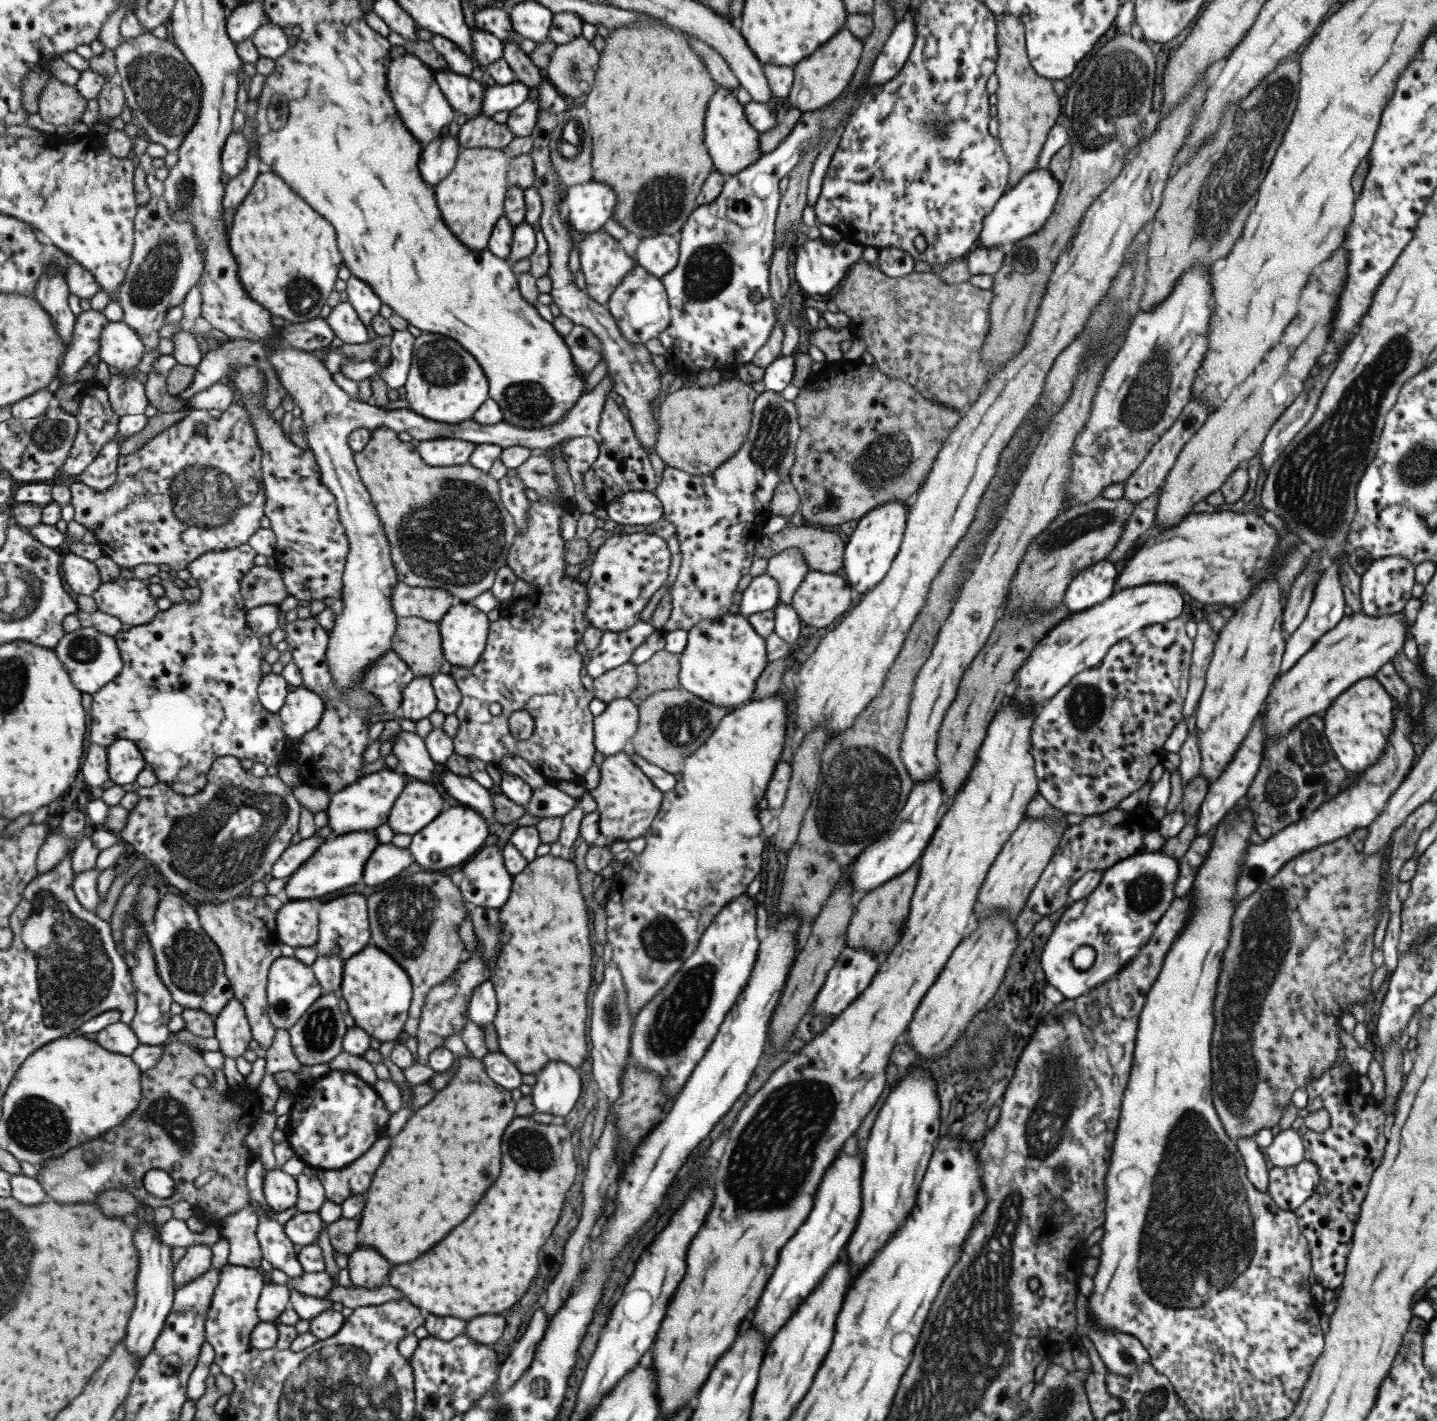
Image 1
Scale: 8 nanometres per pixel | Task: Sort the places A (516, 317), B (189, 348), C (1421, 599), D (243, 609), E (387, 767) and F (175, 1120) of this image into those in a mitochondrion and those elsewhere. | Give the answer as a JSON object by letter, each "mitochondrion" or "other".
{"A":"other","B":"other","C":"other","D":"other","E":"other","F":"mitochondrion"}

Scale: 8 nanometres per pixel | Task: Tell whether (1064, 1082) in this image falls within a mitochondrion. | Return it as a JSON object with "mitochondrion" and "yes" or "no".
{"mitochondrion":"yes"}

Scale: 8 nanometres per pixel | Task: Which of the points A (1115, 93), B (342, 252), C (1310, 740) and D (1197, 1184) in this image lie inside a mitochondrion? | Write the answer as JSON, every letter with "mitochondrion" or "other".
{"A":"mitochondrion","B":"other","C":"mitochondrion","D":"mitochondrion"}

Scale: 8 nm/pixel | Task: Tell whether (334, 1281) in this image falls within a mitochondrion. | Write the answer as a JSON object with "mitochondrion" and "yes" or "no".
{"mitochondrion":"no"}

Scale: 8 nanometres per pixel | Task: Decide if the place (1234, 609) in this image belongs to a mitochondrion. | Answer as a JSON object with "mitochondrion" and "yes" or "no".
{"mitochondrion":"no"}

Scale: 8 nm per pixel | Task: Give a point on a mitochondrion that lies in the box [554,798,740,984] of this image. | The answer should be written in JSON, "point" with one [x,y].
{"point":[661,939]}

